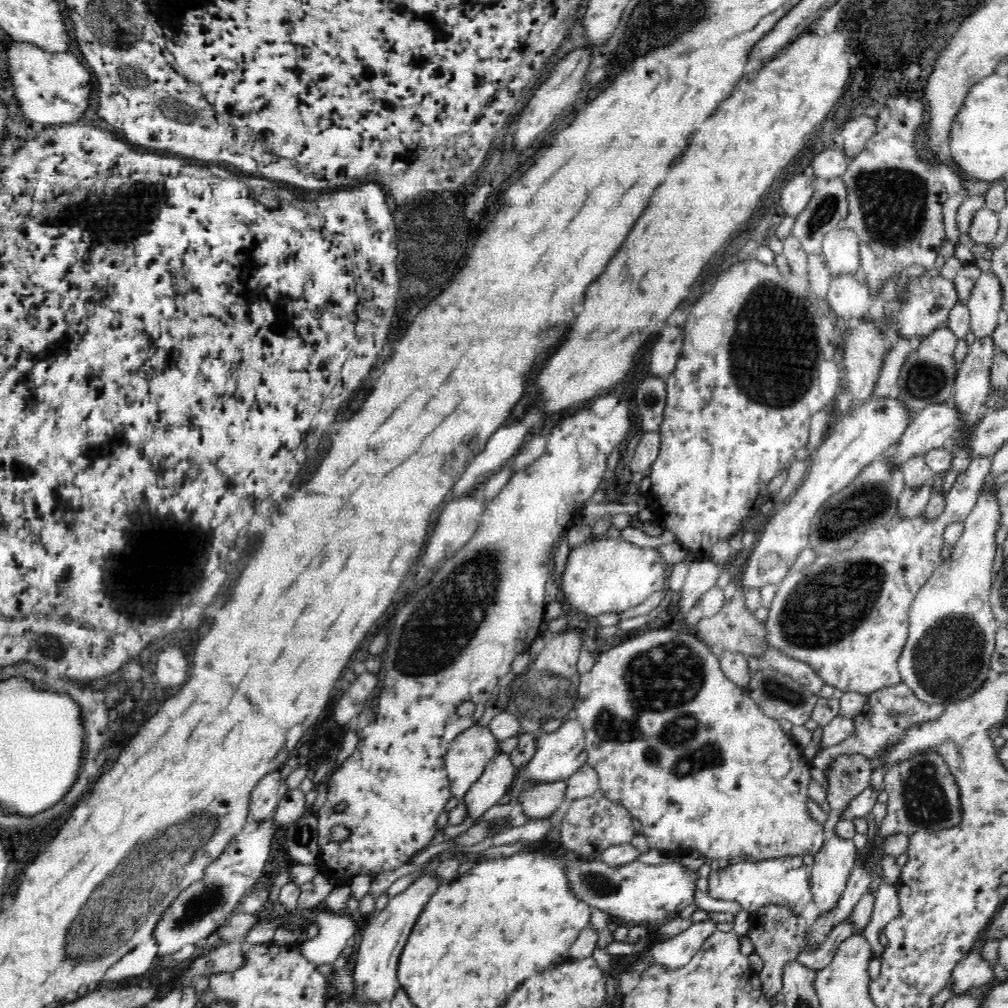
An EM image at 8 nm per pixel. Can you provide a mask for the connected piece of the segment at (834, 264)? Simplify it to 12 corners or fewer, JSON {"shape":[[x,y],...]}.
{"shape":[[848,226],[824,235],[832,278],[854,275],[858,235]]}

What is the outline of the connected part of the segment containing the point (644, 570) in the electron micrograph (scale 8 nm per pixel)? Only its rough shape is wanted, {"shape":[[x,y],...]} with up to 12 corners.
{"shape":[[621,537],[569,552],[560,599],[592,617],[665,590],[656,549]]}

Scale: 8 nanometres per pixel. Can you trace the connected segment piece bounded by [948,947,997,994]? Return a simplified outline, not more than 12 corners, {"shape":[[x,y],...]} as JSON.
{"shape":[[979,947],[954,966],[953,994],[997,982]]}

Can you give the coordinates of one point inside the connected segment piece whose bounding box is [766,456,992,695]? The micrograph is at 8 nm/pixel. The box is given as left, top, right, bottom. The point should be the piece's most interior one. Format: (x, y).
(846, 615)

